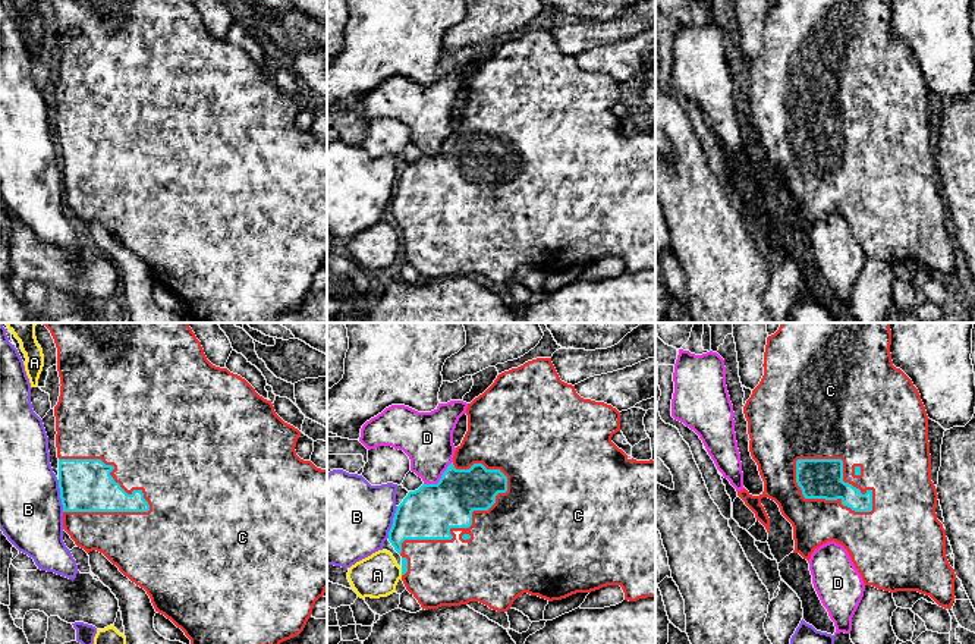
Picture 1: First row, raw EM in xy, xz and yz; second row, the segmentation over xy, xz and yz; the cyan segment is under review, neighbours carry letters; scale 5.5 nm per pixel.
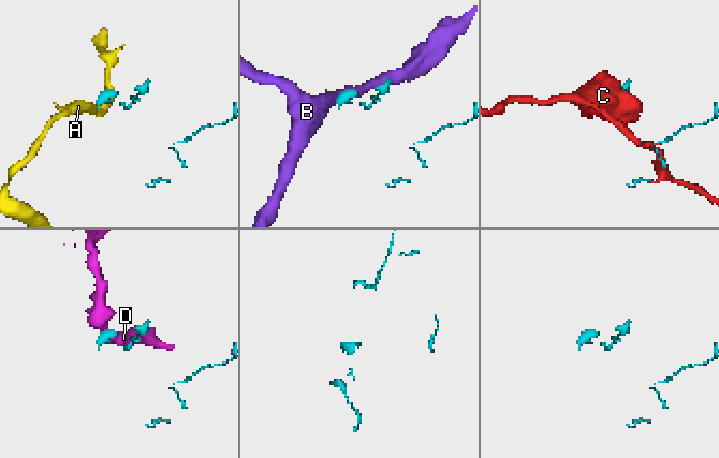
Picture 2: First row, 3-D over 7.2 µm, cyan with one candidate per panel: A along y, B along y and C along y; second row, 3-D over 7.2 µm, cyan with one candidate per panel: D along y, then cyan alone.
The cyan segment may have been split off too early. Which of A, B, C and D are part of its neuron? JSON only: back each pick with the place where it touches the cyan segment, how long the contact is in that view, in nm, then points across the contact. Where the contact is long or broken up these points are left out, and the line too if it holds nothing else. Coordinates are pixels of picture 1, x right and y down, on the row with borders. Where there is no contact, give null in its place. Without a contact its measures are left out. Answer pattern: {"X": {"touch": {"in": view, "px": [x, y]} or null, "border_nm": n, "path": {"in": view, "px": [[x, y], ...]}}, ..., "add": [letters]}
{"C": {"touch": {"in": "yz", "px": [821, 498]}, "border_nm": 500}, "add": ["C"]}

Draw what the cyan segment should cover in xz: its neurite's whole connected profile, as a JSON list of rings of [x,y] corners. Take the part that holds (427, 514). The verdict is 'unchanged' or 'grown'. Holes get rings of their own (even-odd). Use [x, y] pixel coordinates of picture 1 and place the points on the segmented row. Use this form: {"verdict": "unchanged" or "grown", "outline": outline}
{"verdict": "grown", "outline": [[[537,358],[497,376],[494,383],[466,408],[468,431],[456,447],[453,462],[437,484],[422,484],[409,491],[397,506],[389,541],[402,556],[402,581],[422,609],[460,606],[479,601],[497,612],[507,612],[513,601],[528,593],[548,601],[576,593],[591,593],[607,585],[620,585],[625,600],[655,597],[655,461],[629,459],[611,437],[620,431],[620,412],[604,402],[581,398],[575,386],[560,380],[551,358]]]}

